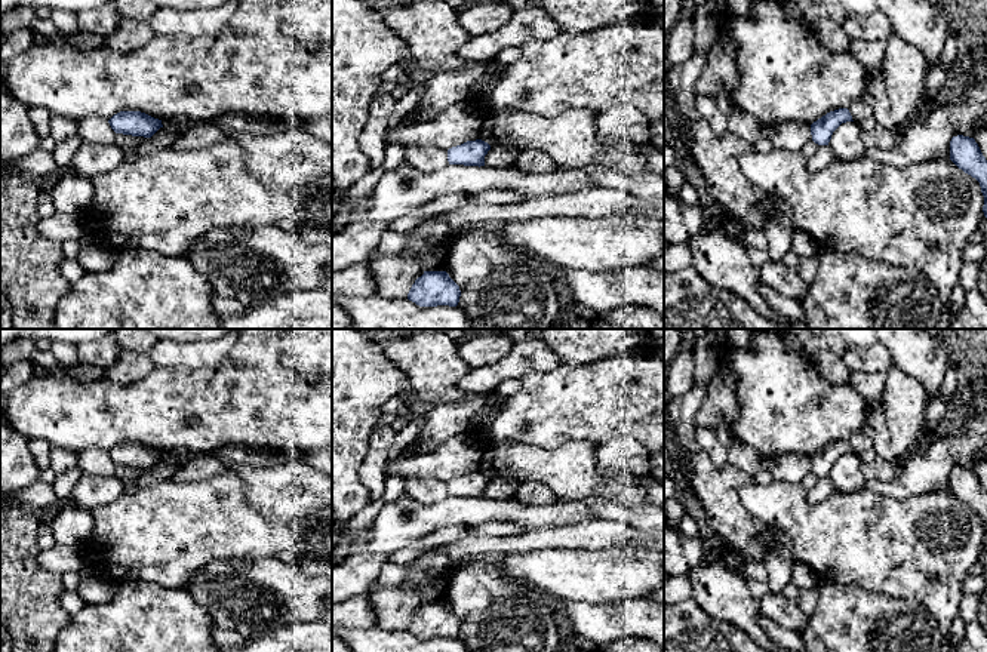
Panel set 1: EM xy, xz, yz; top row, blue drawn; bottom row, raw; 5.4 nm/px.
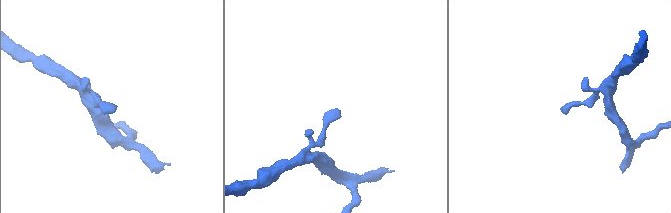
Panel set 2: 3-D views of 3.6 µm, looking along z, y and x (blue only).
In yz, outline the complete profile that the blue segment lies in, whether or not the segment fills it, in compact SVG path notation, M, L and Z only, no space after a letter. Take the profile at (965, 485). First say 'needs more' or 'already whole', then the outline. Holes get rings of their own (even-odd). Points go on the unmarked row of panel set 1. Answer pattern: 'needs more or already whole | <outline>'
already whole | M957 467L950 473L950 492L980 514L987 550L987 492L974 470Z

